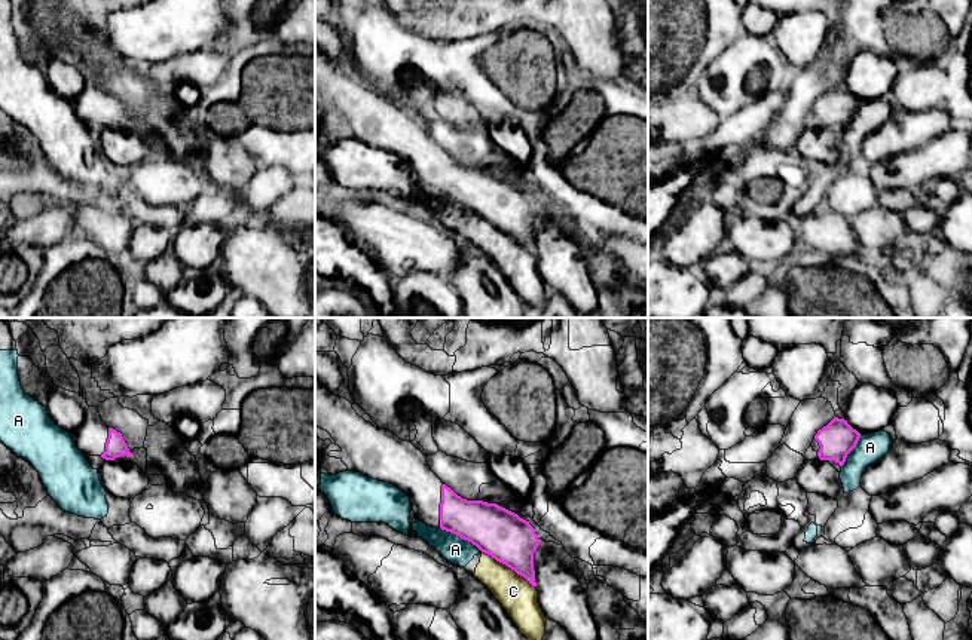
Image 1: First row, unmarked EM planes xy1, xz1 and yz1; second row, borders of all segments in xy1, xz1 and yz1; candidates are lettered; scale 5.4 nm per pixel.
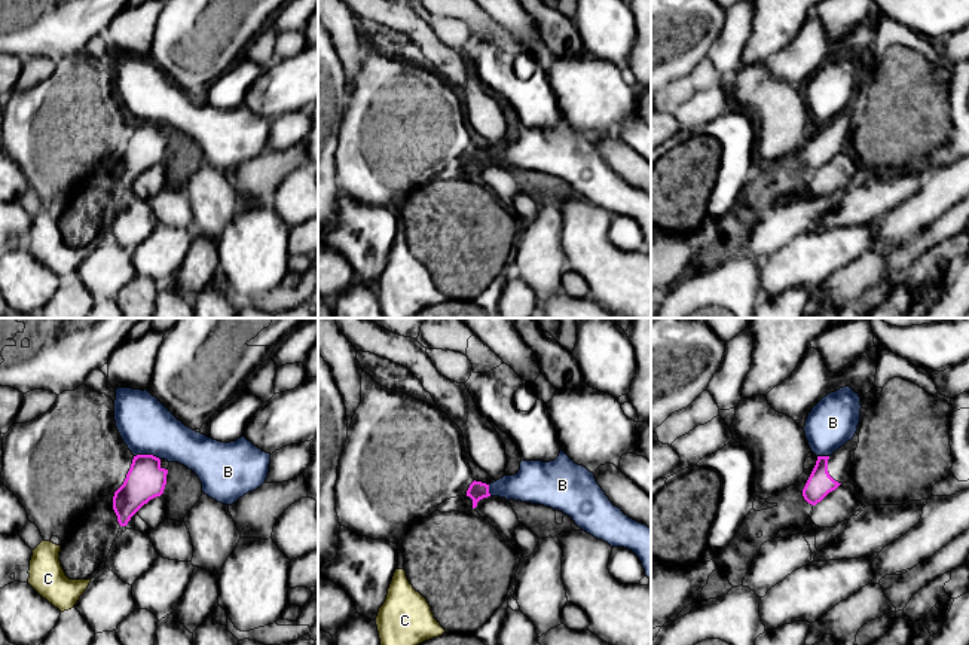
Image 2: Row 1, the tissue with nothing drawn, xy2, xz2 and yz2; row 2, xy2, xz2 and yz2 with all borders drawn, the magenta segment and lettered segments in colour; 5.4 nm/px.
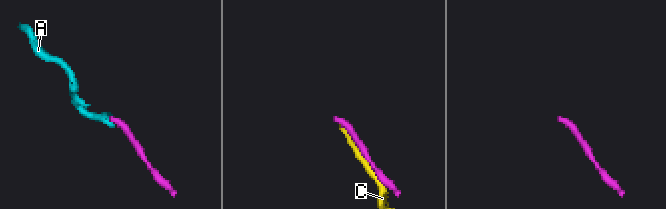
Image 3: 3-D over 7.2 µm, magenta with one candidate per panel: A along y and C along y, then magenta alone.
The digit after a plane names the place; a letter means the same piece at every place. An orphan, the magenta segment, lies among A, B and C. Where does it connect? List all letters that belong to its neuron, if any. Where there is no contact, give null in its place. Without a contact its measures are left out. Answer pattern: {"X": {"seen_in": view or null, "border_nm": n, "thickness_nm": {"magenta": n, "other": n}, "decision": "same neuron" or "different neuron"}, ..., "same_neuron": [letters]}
{"A": {"seen_in": "xz1", "border_nm": 260, "thickness_nm": {"magenta": 260, "other": 140}, "decision": "different neuron"}, "B": {"seen_in": "xy2", "border_nm": 150, "thickness_nm": {"magenta": 200, "other": 300}, "decision": "different neuron"}, "C": {"seen_in": "xz1", "border_nm": 340, "thickness_nm": {"magenta": 260, "other": 190}, "decision": "different neuron"}, "same_neuron": []}

